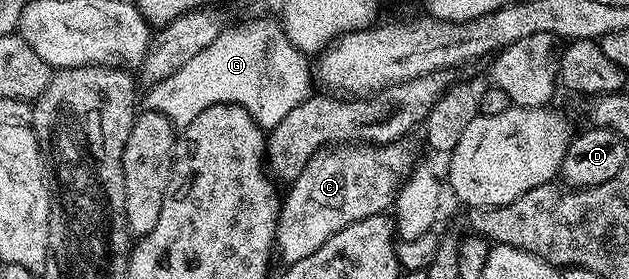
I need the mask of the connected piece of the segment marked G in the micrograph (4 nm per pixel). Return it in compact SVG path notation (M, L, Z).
M250 20L232 28L225 27L212 44L204 48L199 55L192 56L179 72L149 87L144 104L147 109L160 111L175 127L181 128L190 124L208 107L218 103L236 103L249 112L258 126L271 130L276 124L280 124L292 109L311 97L313 90L314 78L309 59L292 45L281 25L277 21Z

